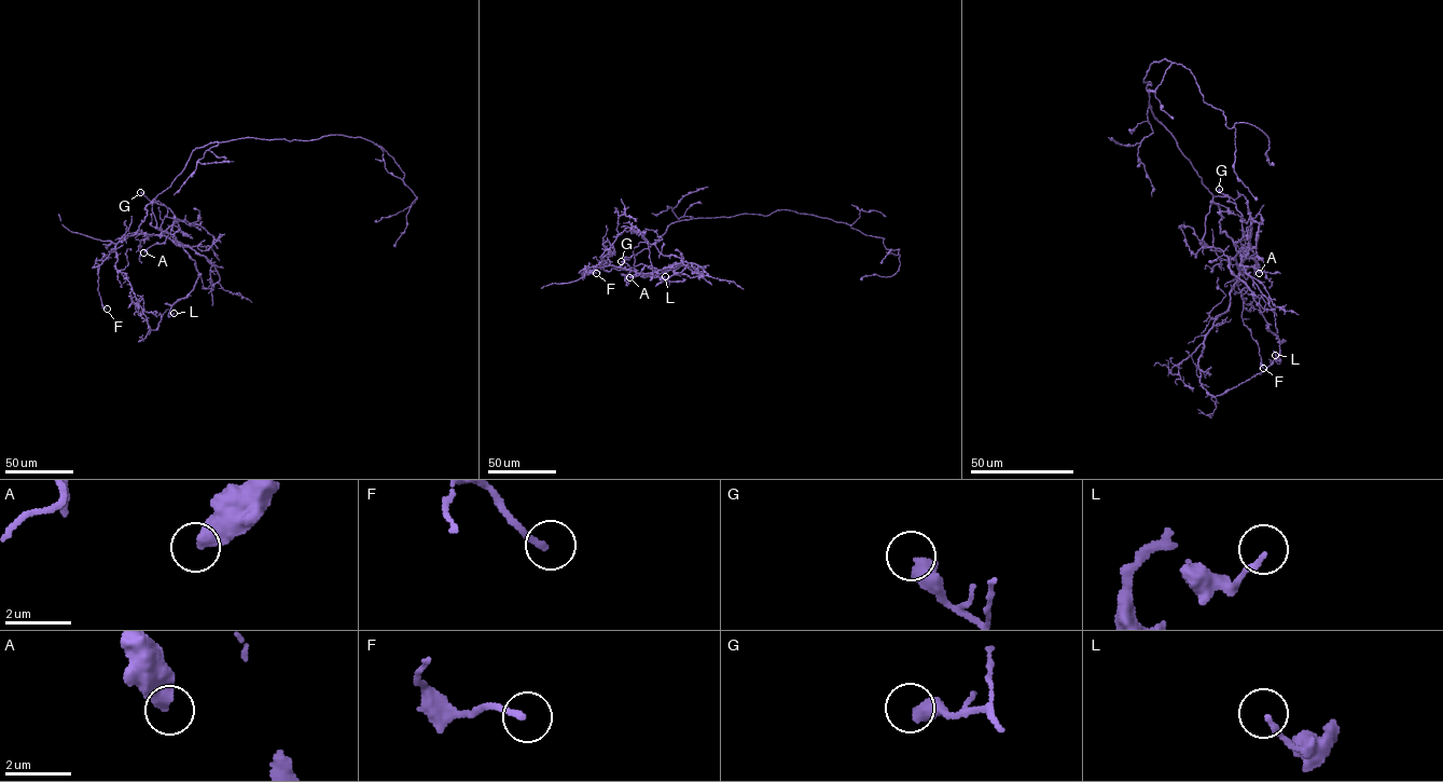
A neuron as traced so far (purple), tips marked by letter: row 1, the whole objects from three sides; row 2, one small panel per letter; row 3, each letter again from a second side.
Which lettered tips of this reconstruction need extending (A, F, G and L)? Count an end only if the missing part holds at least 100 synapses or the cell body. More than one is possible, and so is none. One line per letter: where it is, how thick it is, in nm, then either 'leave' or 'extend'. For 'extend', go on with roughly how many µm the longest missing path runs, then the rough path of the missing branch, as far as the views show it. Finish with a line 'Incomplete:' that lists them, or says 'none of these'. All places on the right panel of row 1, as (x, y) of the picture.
A: at (1259, 273); 500 nm thick; leave
F: at (1263, 368); 170 nm thick; leave
G: at (1219, 189); 460 nm thick; leave
L: at (1275, 355); 150 nm thick; leave
Incomplete: none of these

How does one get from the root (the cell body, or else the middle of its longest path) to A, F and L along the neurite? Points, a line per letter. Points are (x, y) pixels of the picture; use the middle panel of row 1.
A: (683, 220), (673, 222), (634, 257), (635, 265), (658, 270), (646, 265), (629, 277)
F: (683, 220), (673, 222), (649, 248), (628, 259), (625, 257), (620, 266), (584, 265), (586, 273), (596, 273)
L: (683, 220), (649, 248), (635, 256), (633, 249), (654, 244), (687, 265), (665, 276)

